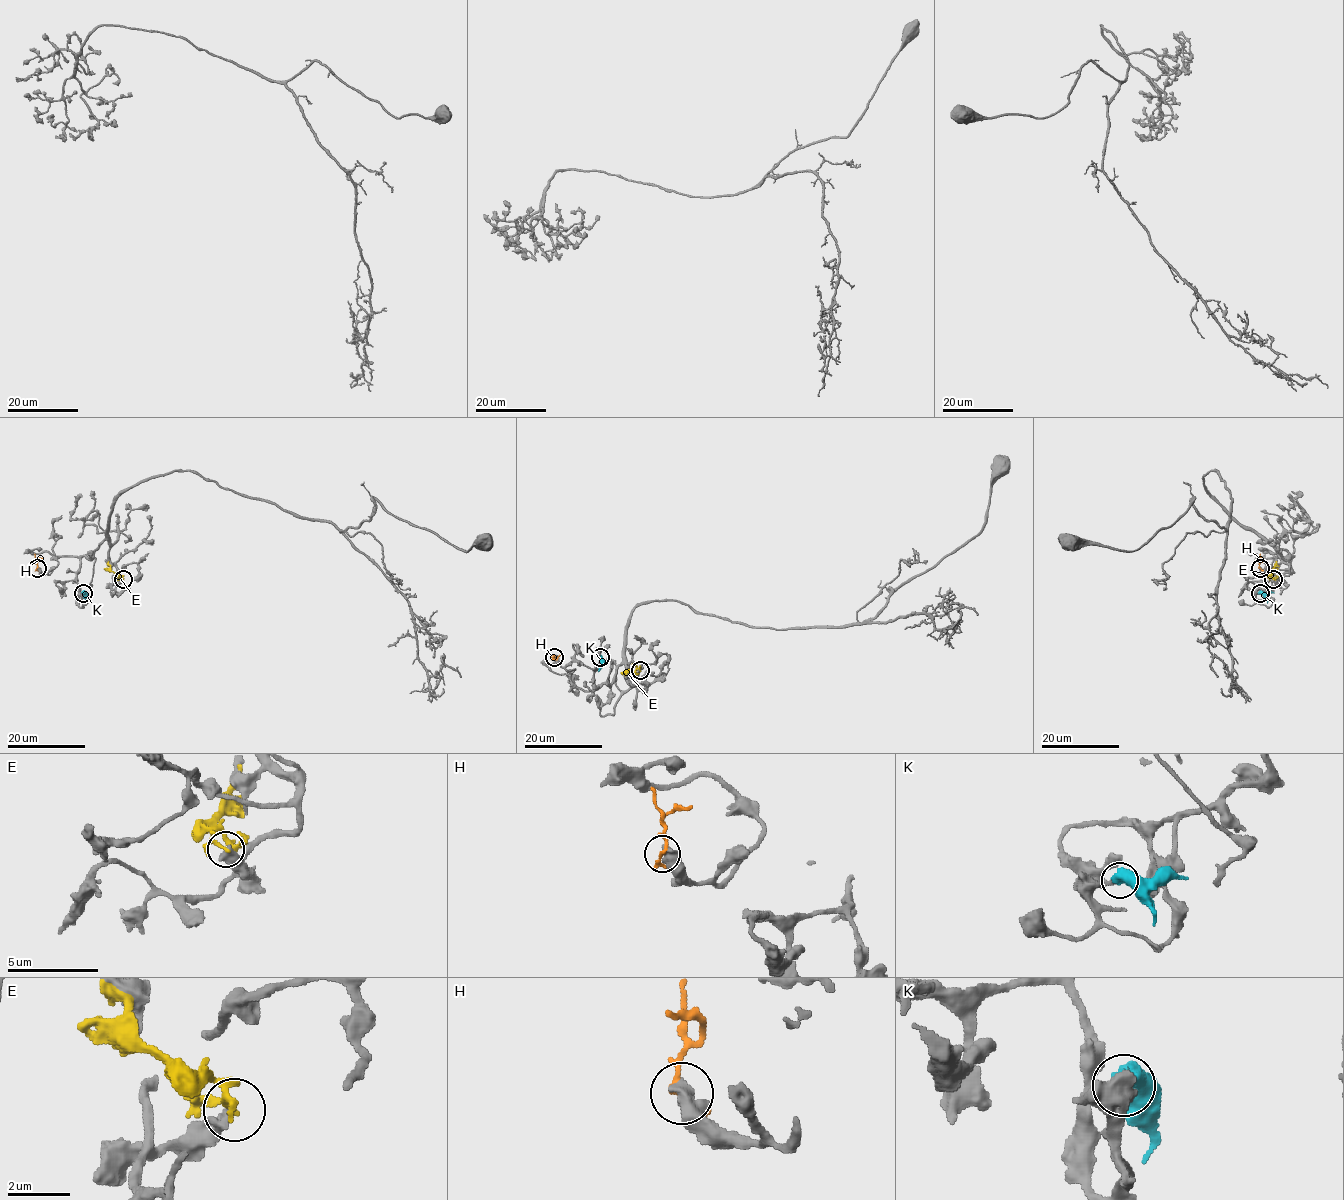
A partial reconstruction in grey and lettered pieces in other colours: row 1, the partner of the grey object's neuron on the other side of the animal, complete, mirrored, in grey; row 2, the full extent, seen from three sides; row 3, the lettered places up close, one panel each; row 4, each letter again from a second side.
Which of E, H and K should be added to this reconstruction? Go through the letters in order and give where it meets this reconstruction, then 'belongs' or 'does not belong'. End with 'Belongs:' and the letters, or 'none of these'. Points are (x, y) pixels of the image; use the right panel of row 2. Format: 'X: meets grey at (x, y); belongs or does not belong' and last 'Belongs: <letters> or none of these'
E: meets grey at (1273, 579); does not belong
H: meets grey at (1260, 568); does not belong
K: meets grey at (1260, 593); does not belong
Belongs: none of these

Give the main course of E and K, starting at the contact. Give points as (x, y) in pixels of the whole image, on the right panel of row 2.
E: (1273, 579), (1270, 573), (1276, 561)
K: (1260, 593), (1274, 593)

